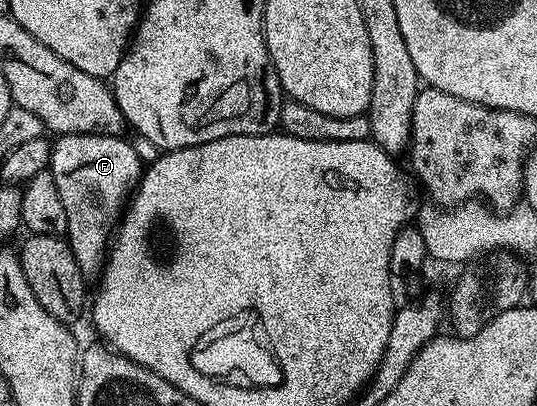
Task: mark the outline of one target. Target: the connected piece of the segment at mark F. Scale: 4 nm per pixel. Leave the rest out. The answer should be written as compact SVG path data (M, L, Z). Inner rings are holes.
M71 134L52 141L47 171L55 178L63 210L67 210L67 239L75 262L86 278L100 273L115 225L141 179L141 156L121 136Z

